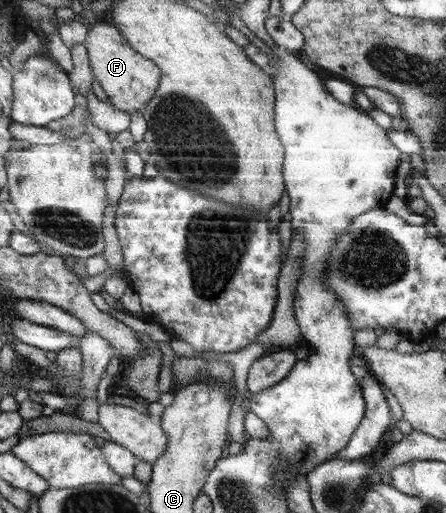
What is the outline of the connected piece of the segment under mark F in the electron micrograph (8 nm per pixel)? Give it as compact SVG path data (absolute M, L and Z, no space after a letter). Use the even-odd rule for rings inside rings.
M96 22L87 30L84 44L87 47L92 69L96 80L104 89L109 100L116 110L127 112L129 115L142 112L156 95L160 87L162 70L160 65L155 64L148 57L137 52L112 23Z

